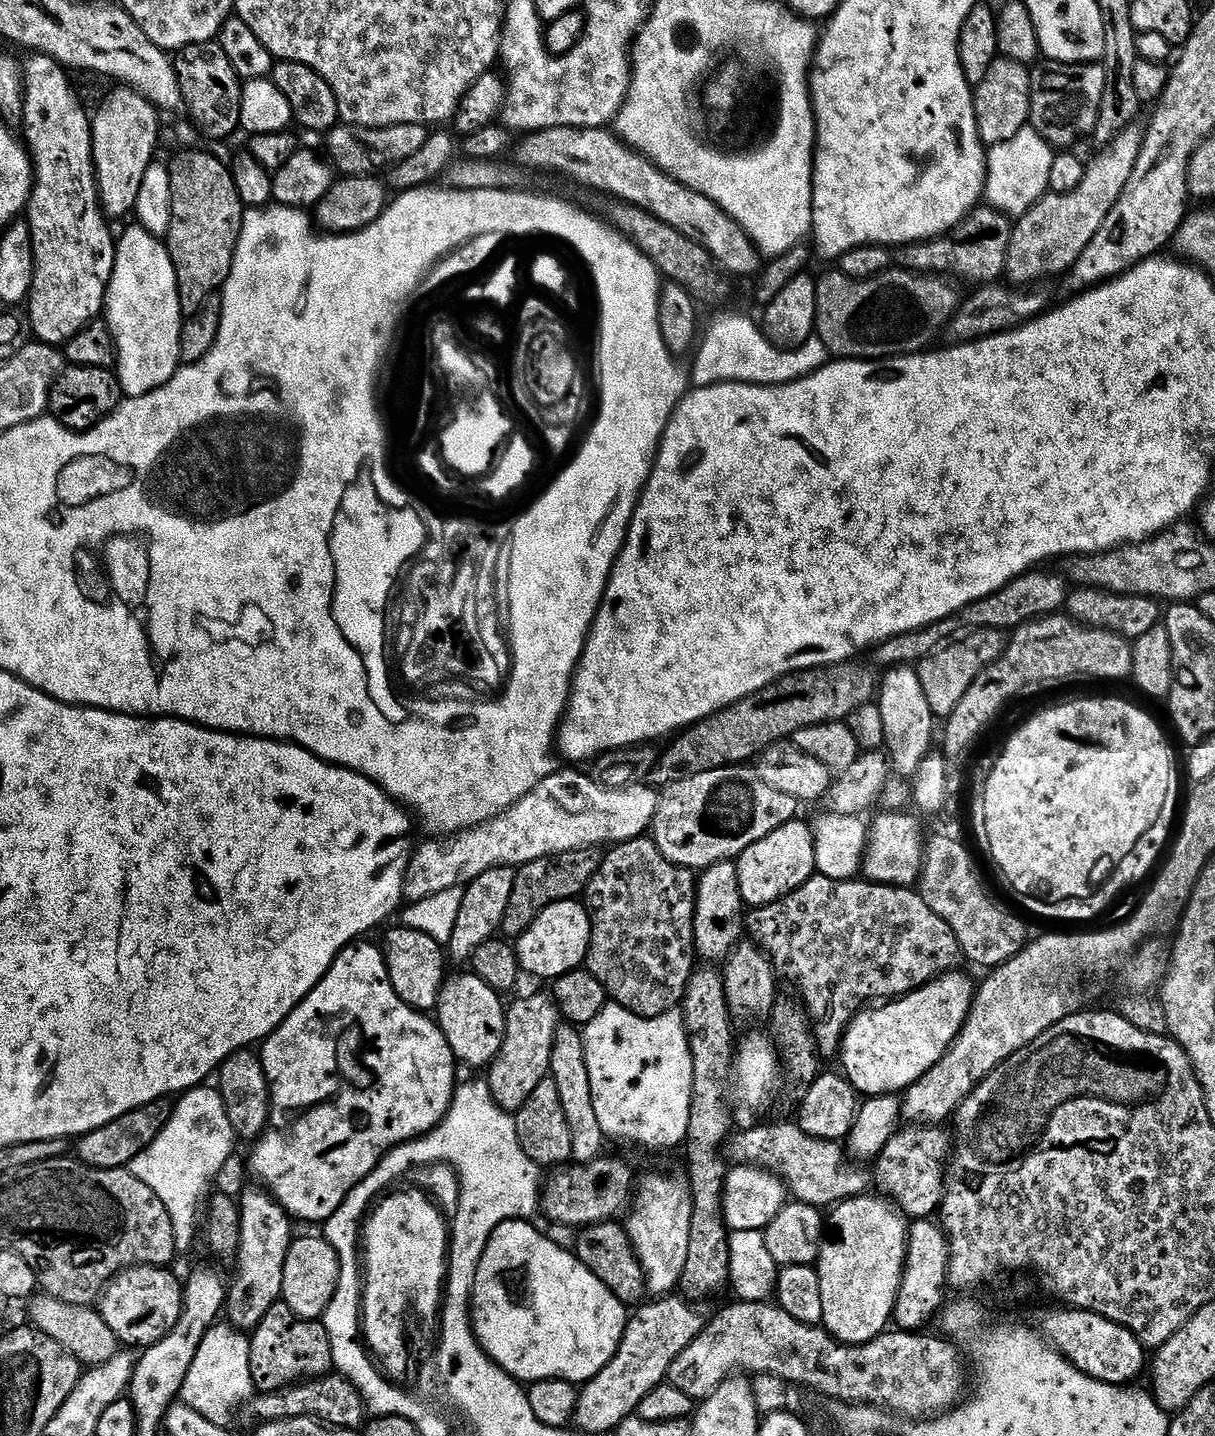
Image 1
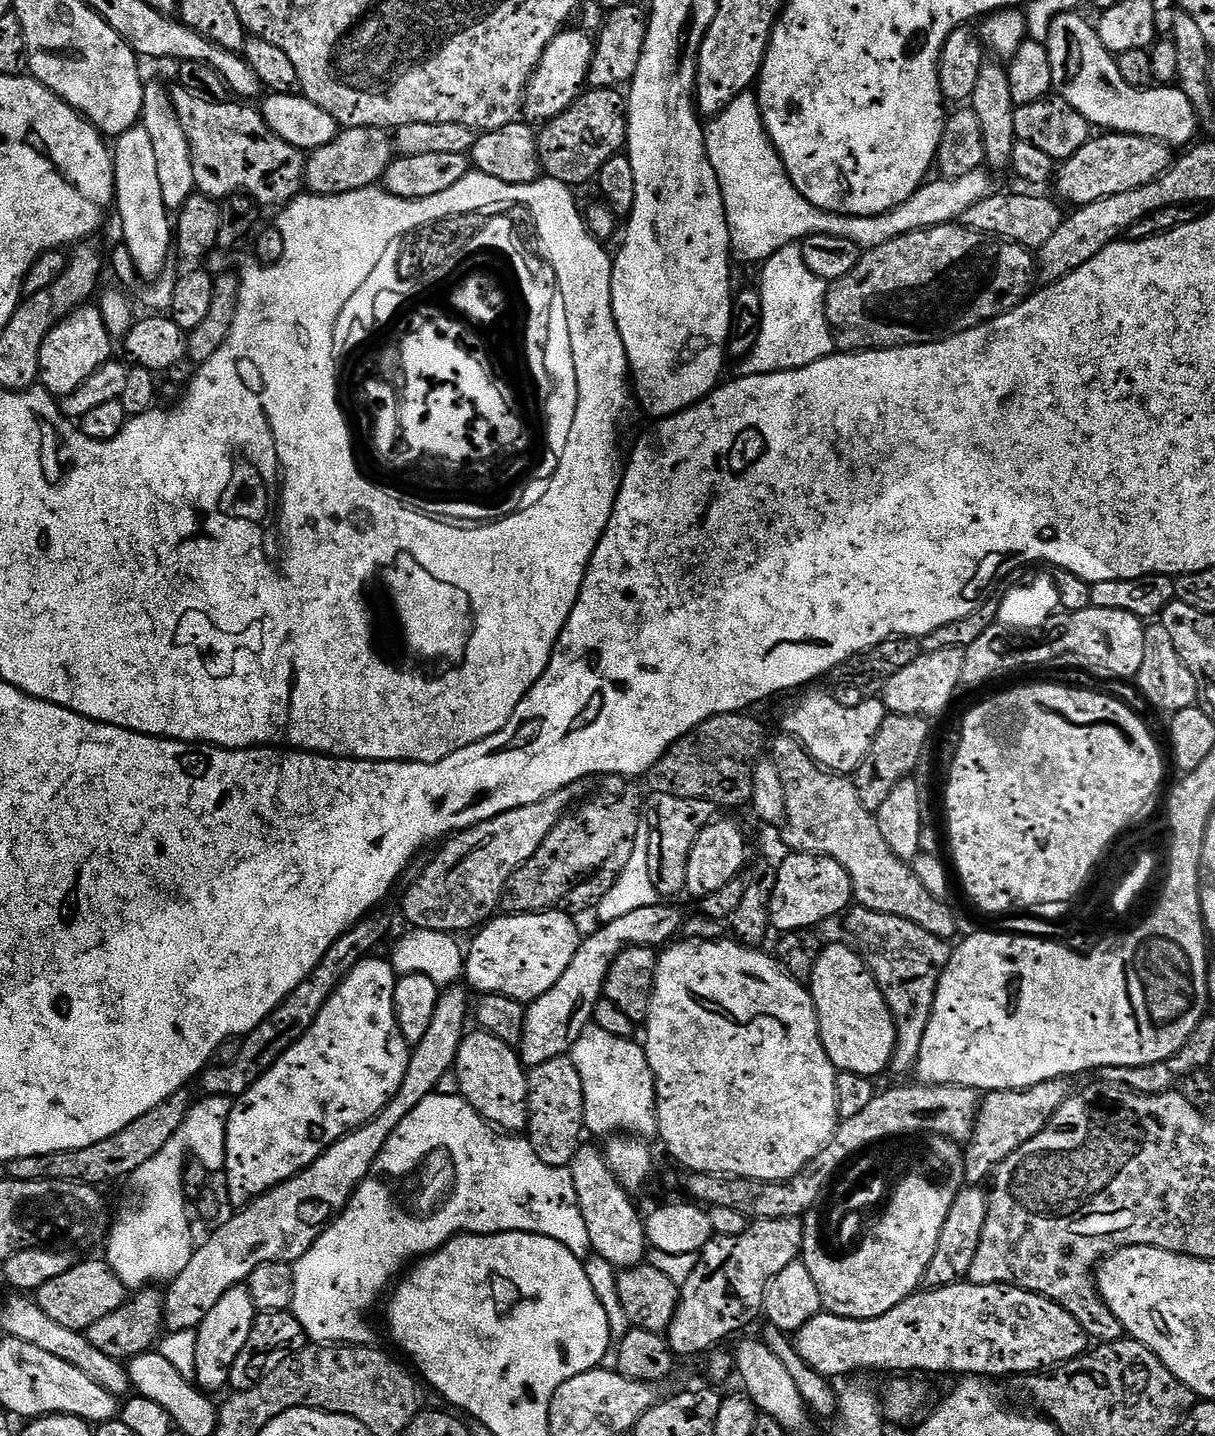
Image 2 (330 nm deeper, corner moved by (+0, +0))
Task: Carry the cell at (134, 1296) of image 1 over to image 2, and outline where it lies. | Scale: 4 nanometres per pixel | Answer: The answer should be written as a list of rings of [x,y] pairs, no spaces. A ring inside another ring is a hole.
[[[103,1259],[84,1260],[81,1264],[73,1263],[69,1266],[66,1274],[50,1278],[50,1282],[36,1289],[34,1299],[47,1316],[58,1322],[58,1326],[84,1332],[94,1326],[94,1322],[106,1318],[106,1314],[114,1314],[114,1310],[126,1303],[126,1289],[111,1266]]]

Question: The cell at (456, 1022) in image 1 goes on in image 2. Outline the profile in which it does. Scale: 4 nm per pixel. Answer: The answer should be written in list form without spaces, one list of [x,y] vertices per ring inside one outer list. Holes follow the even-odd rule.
[[[483,1030],[469,1031],[460,1041],[454,1077],[459,1095],[483,1120],[509,1134],[520,1134],[528,1127],[528,1077],[513,1045]]]

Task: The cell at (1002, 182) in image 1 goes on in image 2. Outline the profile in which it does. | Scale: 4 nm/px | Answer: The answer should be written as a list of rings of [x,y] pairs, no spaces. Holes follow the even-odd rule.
[[[751,91],[734,98],[707,121],[704,145],[710,166],[714,166],[726,210],[728,243],[735,259],[737,256],[748,264],[759,265],[788,244],[803,242],[810,236],[846,238],[862,250],[881,248],[895,242],[899,236],[959,221],[970,206],[982,202],[994,192],[987,171],[981,170],[962,174],[962,178],[953,180],[933,179],[905,204],[882,216],[834,216],[831,212],[821,212],[789,178],[786,166],[768,136],[759,99]]]

